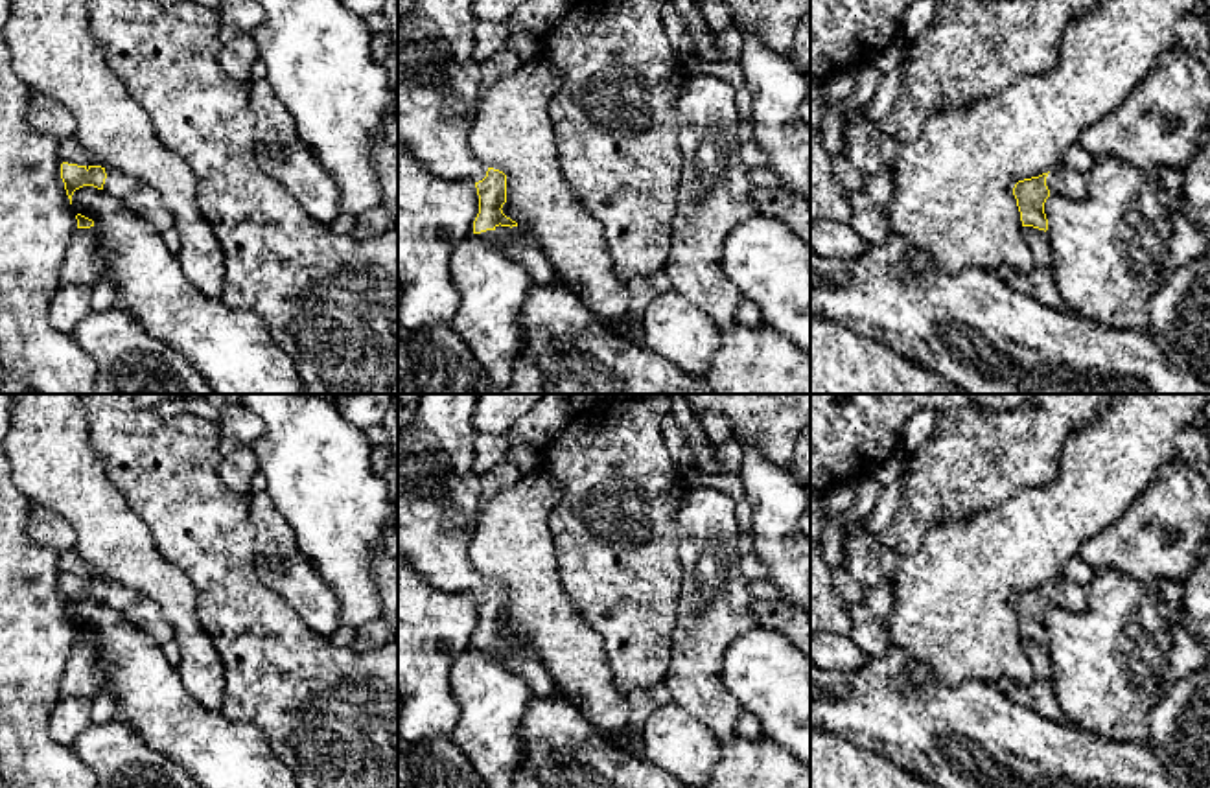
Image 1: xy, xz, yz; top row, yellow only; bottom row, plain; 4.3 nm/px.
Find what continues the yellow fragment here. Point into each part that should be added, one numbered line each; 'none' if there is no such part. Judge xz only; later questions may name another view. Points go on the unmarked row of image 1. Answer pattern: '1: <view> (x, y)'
1: xz (437, 509)
2: xz (523, 647)

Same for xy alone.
1: xy (137, 608)

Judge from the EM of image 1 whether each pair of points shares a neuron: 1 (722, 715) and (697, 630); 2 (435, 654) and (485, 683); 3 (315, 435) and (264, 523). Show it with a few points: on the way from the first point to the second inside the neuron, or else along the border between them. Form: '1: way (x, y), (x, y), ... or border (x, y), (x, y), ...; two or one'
1: way (704, 695), (697, 685), (697, 650); one
2: border (472, 643), (450, 674), (450, 691), (457, 706); two
3: border (264, 492), (297, 542); two

